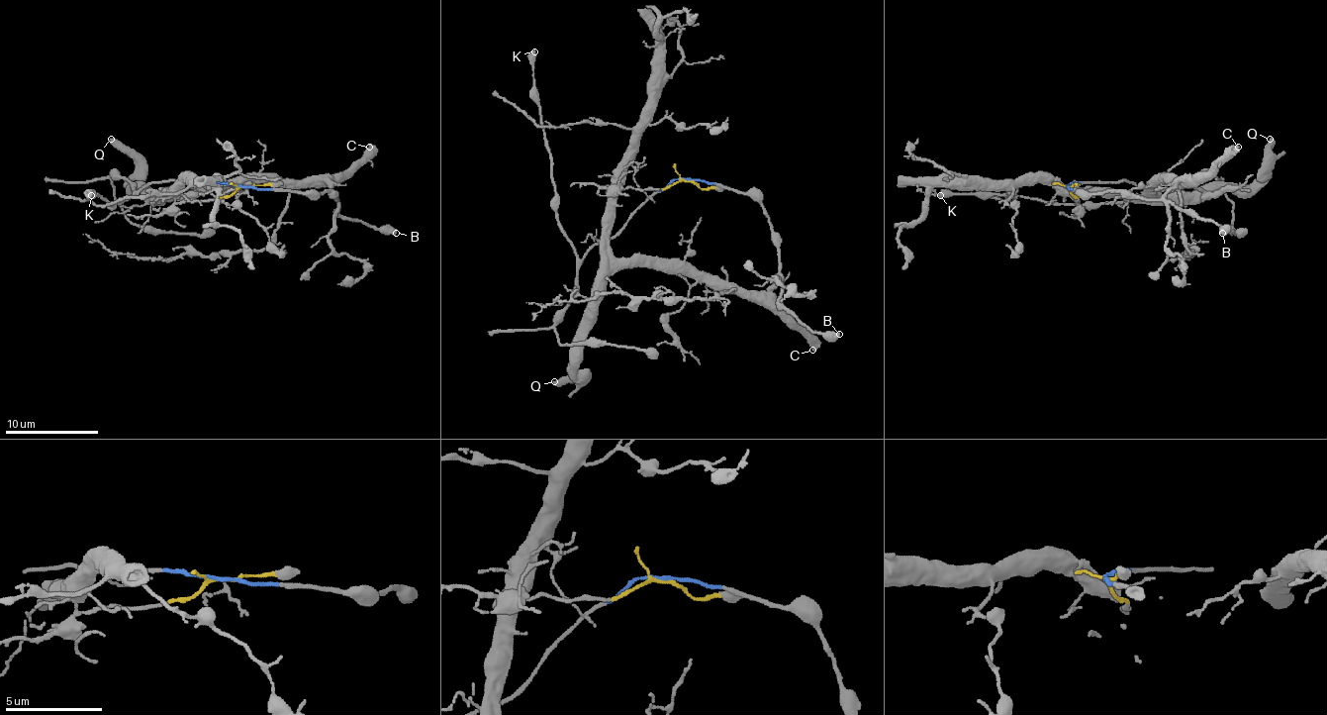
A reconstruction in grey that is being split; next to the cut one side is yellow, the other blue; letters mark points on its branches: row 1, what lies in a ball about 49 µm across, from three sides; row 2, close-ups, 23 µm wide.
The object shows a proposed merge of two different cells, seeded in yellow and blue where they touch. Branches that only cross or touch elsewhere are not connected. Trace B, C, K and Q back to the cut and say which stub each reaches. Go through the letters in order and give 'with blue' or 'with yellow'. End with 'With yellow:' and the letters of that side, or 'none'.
B: with blue
C: with yellow
K: with blue
Q: with yellow
With yellow: C, Q

